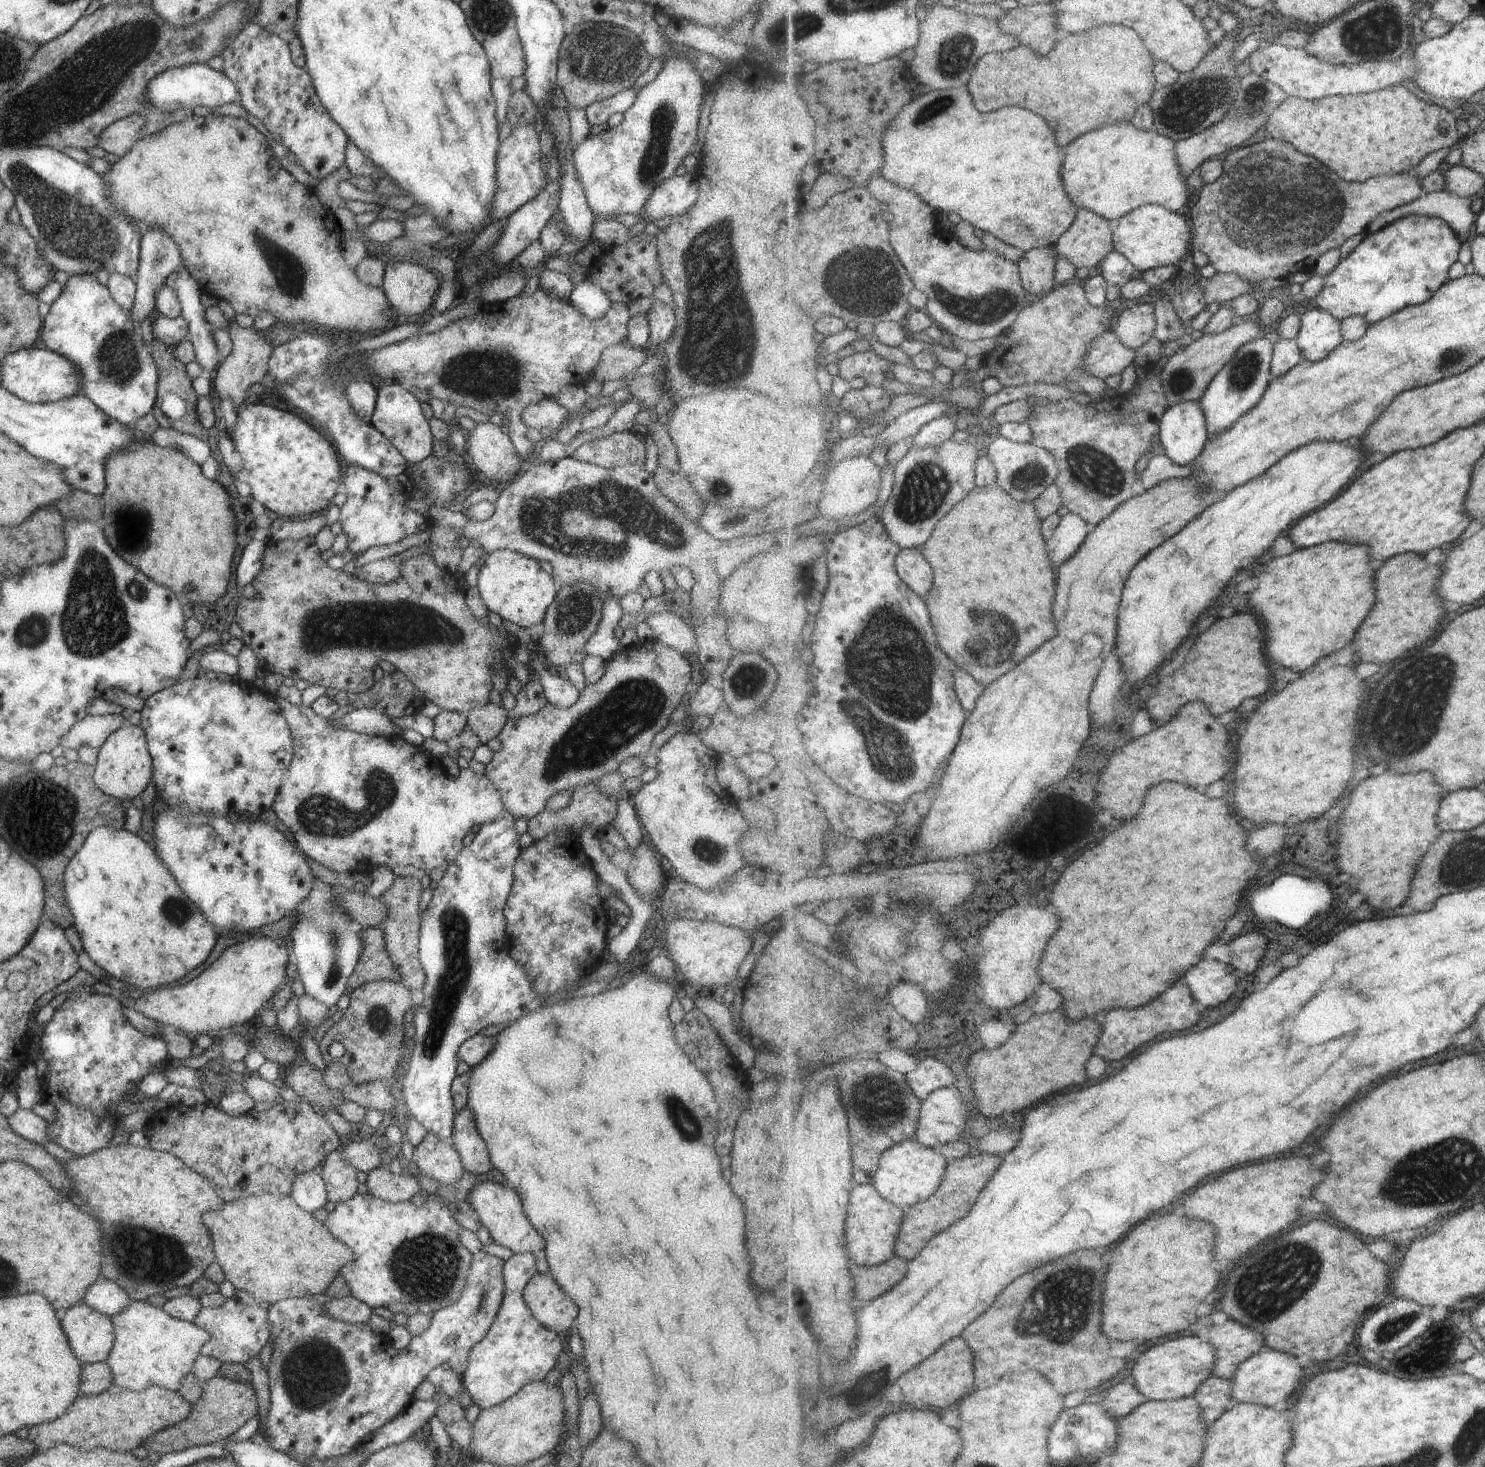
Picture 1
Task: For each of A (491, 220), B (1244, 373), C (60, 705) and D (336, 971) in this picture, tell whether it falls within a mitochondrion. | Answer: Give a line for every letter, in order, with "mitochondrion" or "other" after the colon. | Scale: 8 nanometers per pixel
A: other
B: mitochondrion
C: other
D: mitochondrion

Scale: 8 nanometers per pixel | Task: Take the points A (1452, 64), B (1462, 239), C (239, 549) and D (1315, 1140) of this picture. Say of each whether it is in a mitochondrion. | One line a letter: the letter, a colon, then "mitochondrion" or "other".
A: other
B: other
C: other
D: other

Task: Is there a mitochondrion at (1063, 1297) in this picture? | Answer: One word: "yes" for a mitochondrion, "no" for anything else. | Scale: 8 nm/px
yes

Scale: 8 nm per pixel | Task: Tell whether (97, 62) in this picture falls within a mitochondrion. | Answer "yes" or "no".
yes

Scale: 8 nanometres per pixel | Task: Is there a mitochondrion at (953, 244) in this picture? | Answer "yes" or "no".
no

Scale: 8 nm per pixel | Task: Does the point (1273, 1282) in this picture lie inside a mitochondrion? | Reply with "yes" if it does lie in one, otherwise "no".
yes

